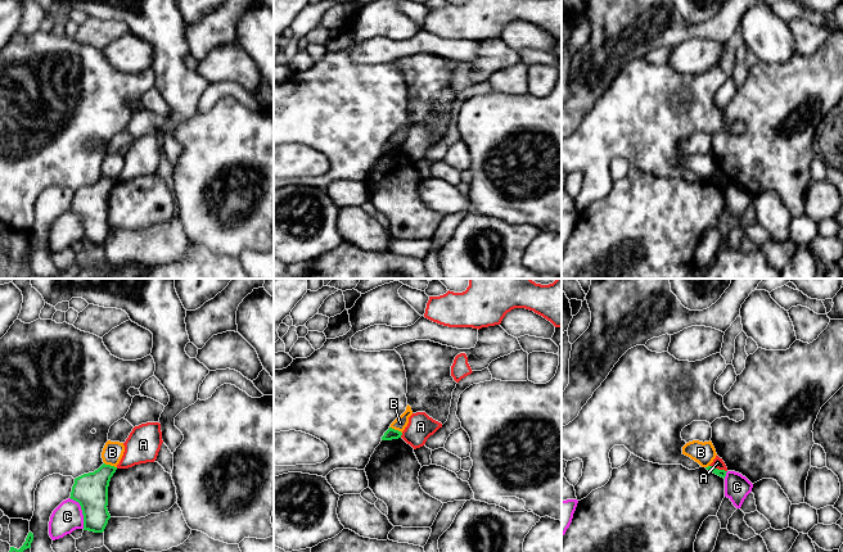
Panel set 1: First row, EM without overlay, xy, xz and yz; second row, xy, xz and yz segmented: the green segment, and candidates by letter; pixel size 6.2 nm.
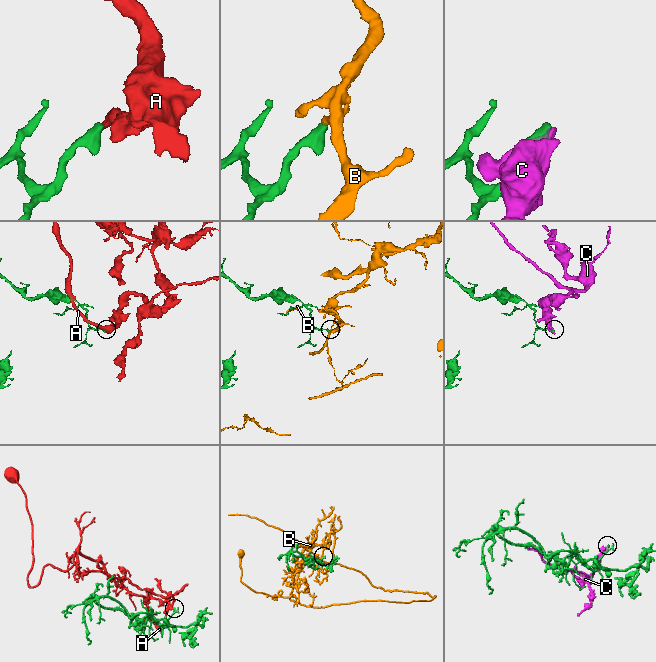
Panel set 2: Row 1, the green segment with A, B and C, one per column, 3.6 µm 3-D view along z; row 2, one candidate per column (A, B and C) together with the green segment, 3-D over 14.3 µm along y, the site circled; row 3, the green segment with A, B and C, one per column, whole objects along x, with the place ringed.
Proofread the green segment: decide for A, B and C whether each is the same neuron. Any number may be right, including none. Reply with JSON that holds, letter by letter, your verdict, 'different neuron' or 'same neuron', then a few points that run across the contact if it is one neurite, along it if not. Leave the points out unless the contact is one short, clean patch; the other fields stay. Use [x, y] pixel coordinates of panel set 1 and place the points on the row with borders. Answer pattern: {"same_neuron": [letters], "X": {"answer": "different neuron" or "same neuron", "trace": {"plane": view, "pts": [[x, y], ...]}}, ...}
{"same_neuron": [], "A": {"answer": "different neuron", "trace": {"plane": "yz", "pts": [[709, 465], [726, 471]]}}, "B": {"answer": "different neuron", "trace": {"plane": "xy", "pts": [[104, 462], [116, 467]]}}, "C": {"answer": "different neuron"}}

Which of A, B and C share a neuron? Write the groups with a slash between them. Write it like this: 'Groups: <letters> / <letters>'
Groups: A / B / C

